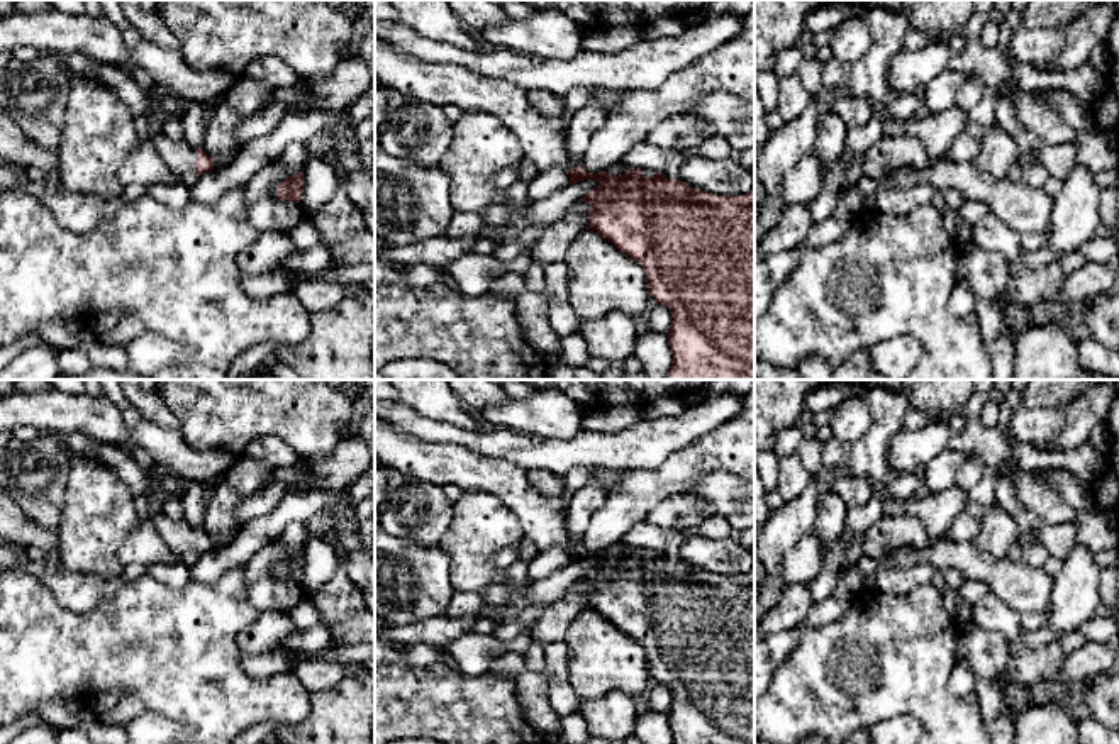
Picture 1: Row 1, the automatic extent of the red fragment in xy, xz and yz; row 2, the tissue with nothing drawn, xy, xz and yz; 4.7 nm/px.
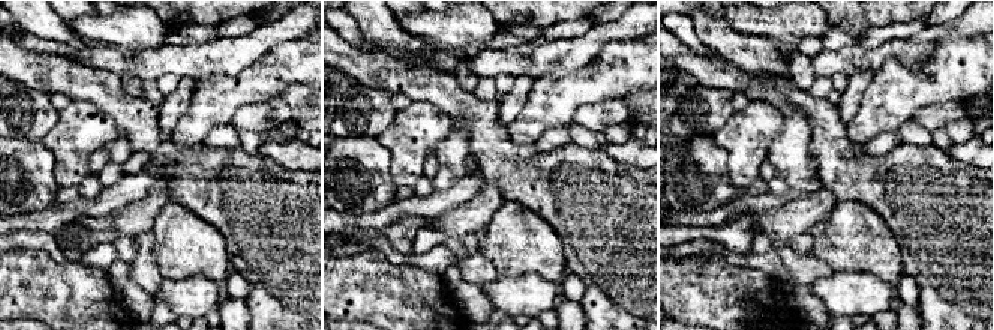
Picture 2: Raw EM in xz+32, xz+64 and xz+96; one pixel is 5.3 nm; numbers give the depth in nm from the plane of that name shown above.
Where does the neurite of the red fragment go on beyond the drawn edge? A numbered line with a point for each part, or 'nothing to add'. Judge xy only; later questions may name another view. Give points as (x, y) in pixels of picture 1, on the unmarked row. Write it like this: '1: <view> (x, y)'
1: xy (180, 538)

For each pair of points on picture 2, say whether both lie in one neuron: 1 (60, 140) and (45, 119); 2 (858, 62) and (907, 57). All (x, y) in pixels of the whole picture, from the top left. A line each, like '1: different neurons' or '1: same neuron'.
1: different neurons
2: same neuron

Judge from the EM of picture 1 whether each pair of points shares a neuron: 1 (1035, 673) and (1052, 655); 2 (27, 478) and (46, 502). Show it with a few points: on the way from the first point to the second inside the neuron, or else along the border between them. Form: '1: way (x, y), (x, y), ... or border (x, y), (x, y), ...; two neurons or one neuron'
1: way (1038, 668), (1046, 660); one neuron
2: way (33, 483), (41, 497); one neuron

